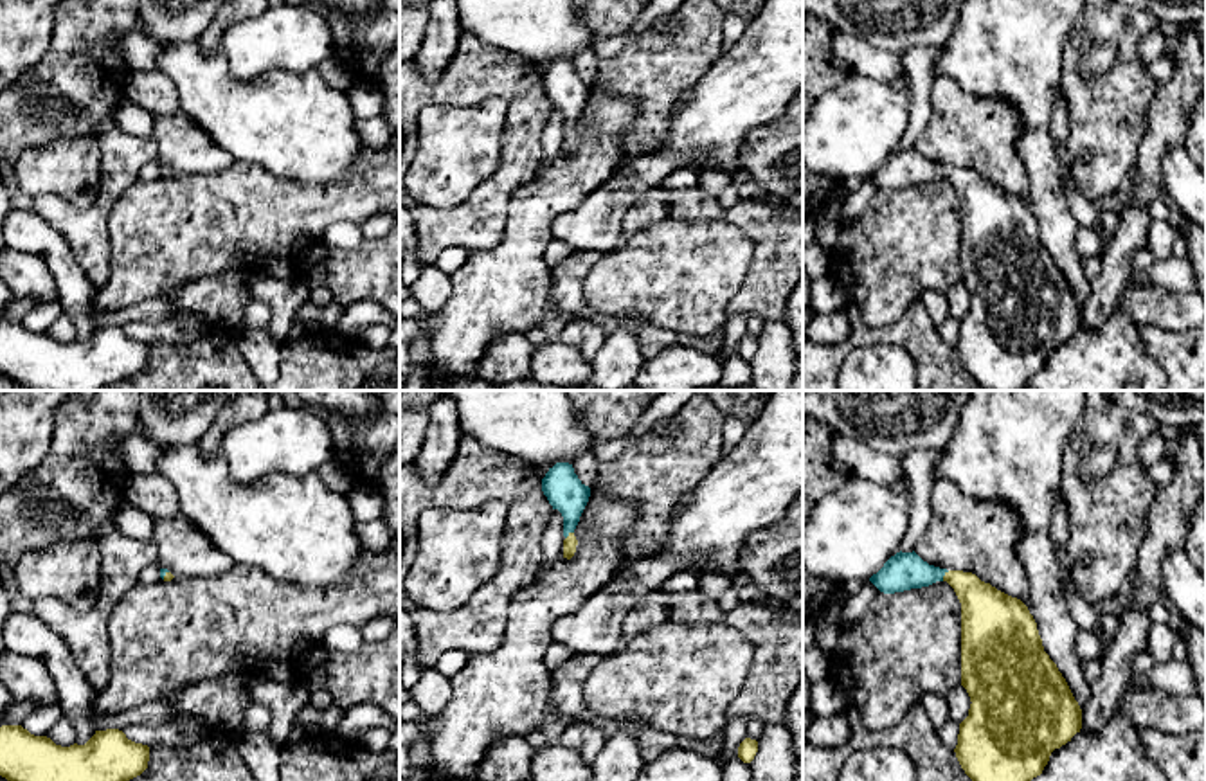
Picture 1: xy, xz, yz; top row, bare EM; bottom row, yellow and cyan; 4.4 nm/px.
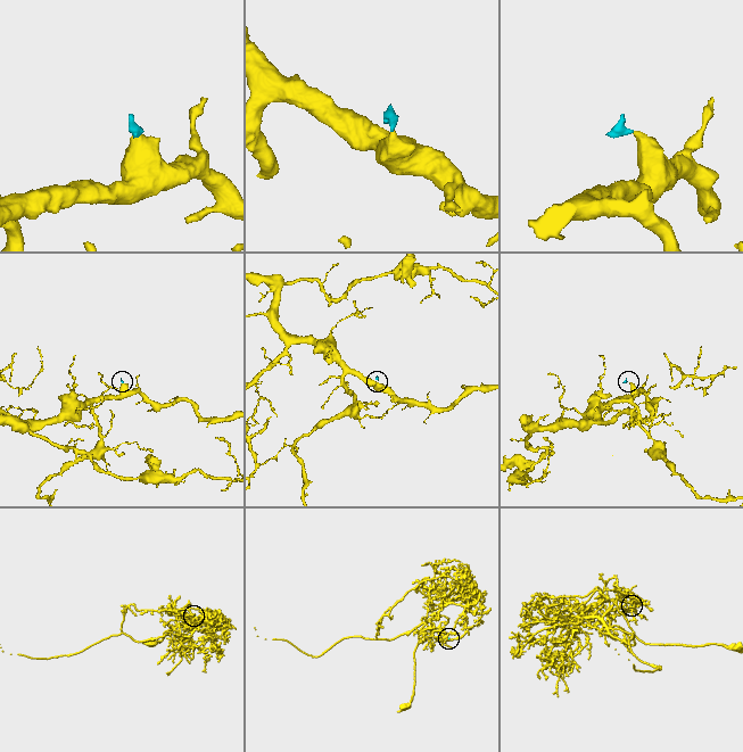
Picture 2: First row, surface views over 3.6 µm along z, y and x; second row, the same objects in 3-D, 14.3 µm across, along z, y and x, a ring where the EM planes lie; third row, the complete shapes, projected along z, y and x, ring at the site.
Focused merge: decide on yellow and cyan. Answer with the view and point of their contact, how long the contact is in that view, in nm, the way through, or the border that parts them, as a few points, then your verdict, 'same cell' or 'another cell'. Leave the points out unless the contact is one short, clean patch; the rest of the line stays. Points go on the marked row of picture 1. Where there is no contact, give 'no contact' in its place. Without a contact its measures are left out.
yz (944, 576) | 60 nm | across yz (987, 612), (954, 578), (944, 576), (904, 571) | same cell

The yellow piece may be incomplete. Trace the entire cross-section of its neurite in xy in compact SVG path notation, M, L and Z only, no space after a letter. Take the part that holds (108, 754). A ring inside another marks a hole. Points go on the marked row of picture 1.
M22 725L0 727L0 776L7 781L130 781L148 768L149 747L135 743L119 729L95 731L85 745L61 747L47 736L34 736Z

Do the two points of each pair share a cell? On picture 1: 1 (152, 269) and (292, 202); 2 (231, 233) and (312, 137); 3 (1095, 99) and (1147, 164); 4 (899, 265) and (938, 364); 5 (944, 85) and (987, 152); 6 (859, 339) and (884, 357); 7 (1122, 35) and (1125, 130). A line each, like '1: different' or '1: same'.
1: same
2: different
3: different
4: different
5: same
6: different
7: same

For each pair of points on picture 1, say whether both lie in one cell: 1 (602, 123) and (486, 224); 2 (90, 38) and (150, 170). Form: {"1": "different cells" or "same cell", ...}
{"1": "different cells", "2": "different cells"}

